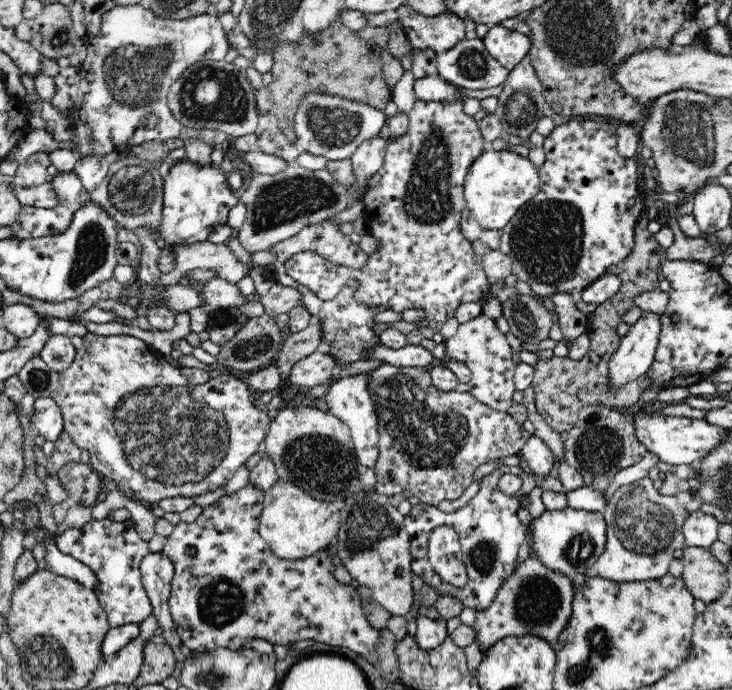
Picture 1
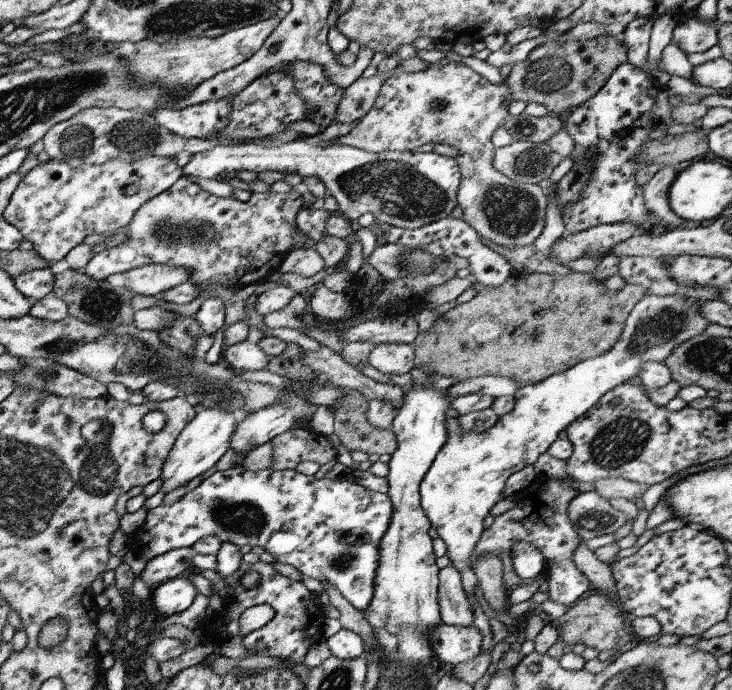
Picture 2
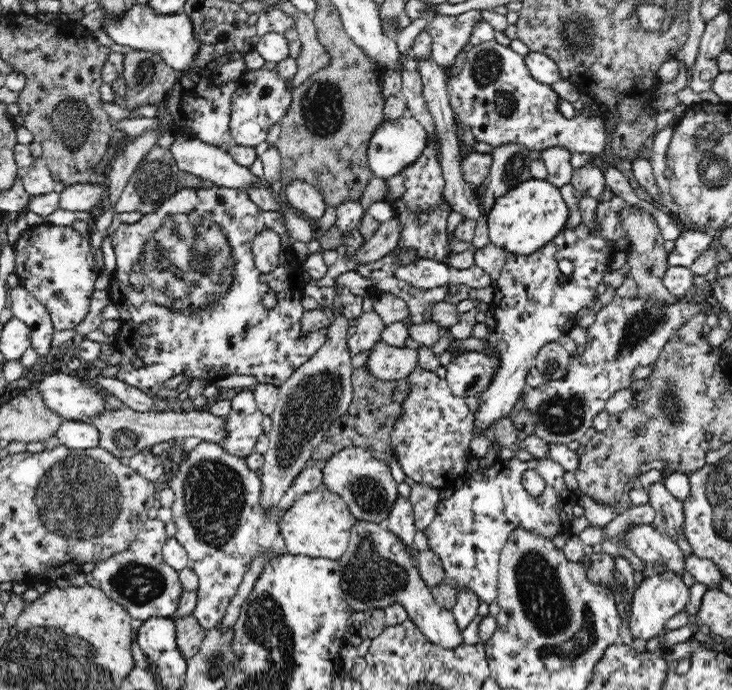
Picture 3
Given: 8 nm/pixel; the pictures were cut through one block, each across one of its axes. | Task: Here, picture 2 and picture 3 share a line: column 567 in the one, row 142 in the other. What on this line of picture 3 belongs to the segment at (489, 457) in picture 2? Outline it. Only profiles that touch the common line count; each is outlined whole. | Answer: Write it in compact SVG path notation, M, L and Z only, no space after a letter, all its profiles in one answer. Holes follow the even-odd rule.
M402 115L397 119L386 119L374 129L368 144L367 166L374 175L388 178L399 173L407 164L412 164L421 155L428 142L425 128L412 116Z

